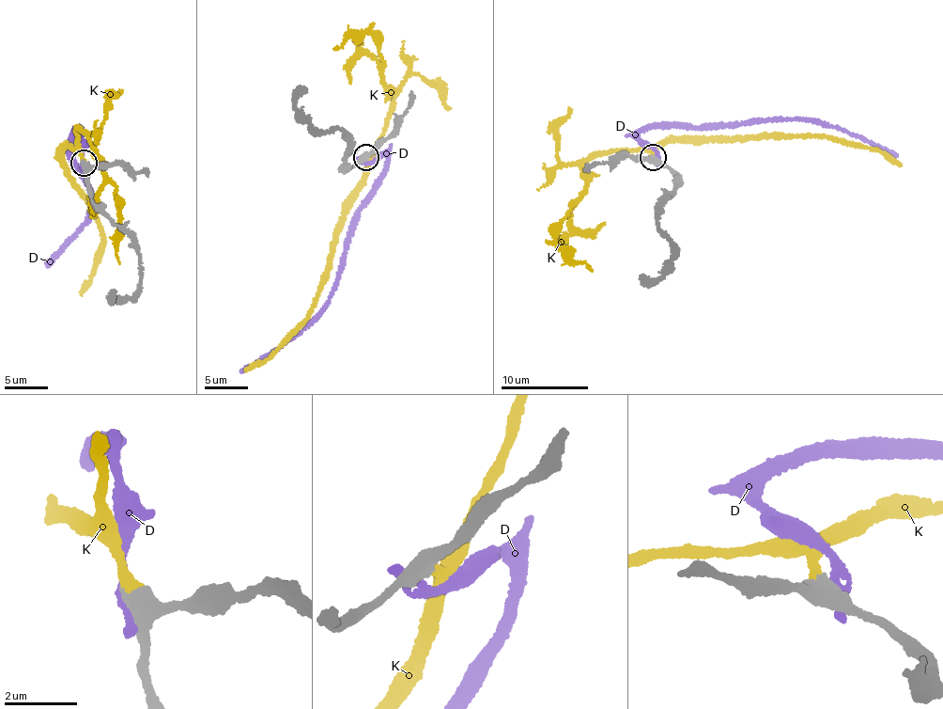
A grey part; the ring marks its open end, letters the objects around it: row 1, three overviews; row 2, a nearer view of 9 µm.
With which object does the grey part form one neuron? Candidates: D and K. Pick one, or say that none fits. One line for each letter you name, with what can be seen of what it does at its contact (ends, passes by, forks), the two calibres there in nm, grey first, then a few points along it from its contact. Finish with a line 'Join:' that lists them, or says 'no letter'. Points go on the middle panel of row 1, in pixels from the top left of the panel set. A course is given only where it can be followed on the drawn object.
K: it ends; calibres 440 and 280 nm; course (366, 155), (369, 158), (342, 227), (336, 231), (327, 280), (317, 292), (313, 311), (270, 356), (244, 370)
Join: K

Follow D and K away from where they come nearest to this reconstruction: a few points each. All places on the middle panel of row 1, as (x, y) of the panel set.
D: (362, 160), (367, 165), (386, 157), (350, 228), (333, 294), (301, 330), (239, 371)
K: (366, 155), (369, 158), (342, 227), (336, 231), (327, 280), (317, 292), (313, 311), (270, 356), (244, 370)

